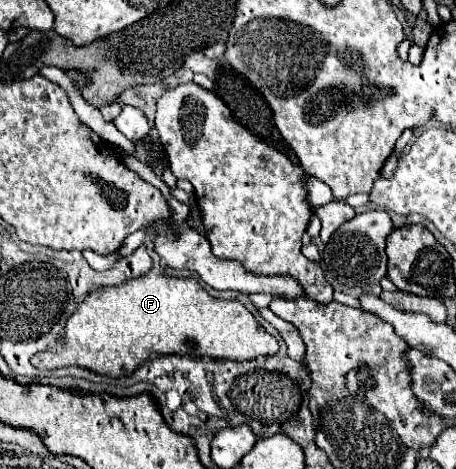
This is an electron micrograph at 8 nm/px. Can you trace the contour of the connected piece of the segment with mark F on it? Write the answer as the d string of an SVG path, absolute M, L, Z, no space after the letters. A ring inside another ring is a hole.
M150 271L122 285L102 287L90 293L70 315L64 327L64 339L52 351L34 355L32 365L38 369L80 365L102 375L122 377L130 375L152 353L246 361L260 355L268 357L276 351L278 341L256 323L240 301L210 297L194 277L178 279ZM188 327L190 345L180 345L178 339L188 335Z

